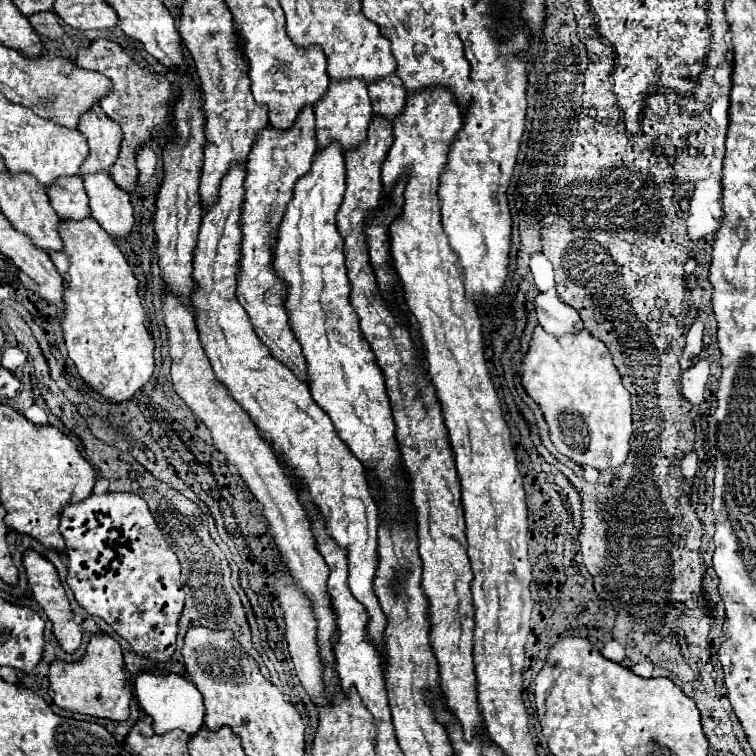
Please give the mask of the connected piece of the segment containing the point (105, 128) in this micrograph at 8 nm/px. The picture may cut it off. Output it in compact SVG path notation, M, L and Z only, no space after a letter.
M95 110L81 114L77 126L89 142L89 156L85 158L79 174L93 174L99 170L109 170L119 154L119 144L123 140L121 128L111 118L101 118Z

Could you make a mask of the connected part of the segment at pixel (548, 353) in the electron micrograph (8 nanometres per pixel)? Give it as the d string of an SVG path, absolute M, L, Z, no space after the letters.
M537 324L531 334L529 350L523 354L517 372L525 392L539 404L549 426L549 438L561 454L569 456L581 466L591 466L597 470L615 470L625 462L629 454L629 438L633 434L629 392L621 384L621 376L613 364L611 352L599 338L591 336L587 330L555 338Z

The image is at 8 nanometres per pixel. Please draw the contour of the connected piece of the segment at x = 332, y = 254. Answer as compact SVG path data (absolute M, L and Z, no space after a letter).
M331 142L327 148L317 150L313 158L311 170L301 176L295 182L293 198L287 204L285 216L279 226L277 246L275 246L275 258L273 268L277 276L287 286L287 298L285 308L289 314L289 322L293 328L295 338L299 338L299 344L303 346L303 356L307 364L307 386L311 390L313 400L331 416L339 438L349 446L349 450L367 466L371 468L383 488L383 508L385 516L399 516L401 510L401 494L407 486L403 472L399 468L401 454L395 440L395 422L391 416L391 404L385 392L385 378L375 362L375 356L367 344L367 340L361 334L359 318L349 302L349 280L347 280L347 268L345 268L345 256L343 256L343 238L337 232L335 226L335 214L341 206L345 194L345 156L339 142Z

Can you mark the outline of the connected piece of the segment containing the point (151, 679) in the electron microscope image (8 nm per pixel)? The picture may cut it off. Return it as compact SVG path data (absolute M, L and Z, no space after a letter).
M141 672L135 678L135 696L139 700L139 706L145 710L145 714L153 718L155 734L165 734L179 728L189 736L195 736L203 726L203 716L205 716L203 698L195 688L195 684L183 676L177 676L177 674L155 676L155 674Z

